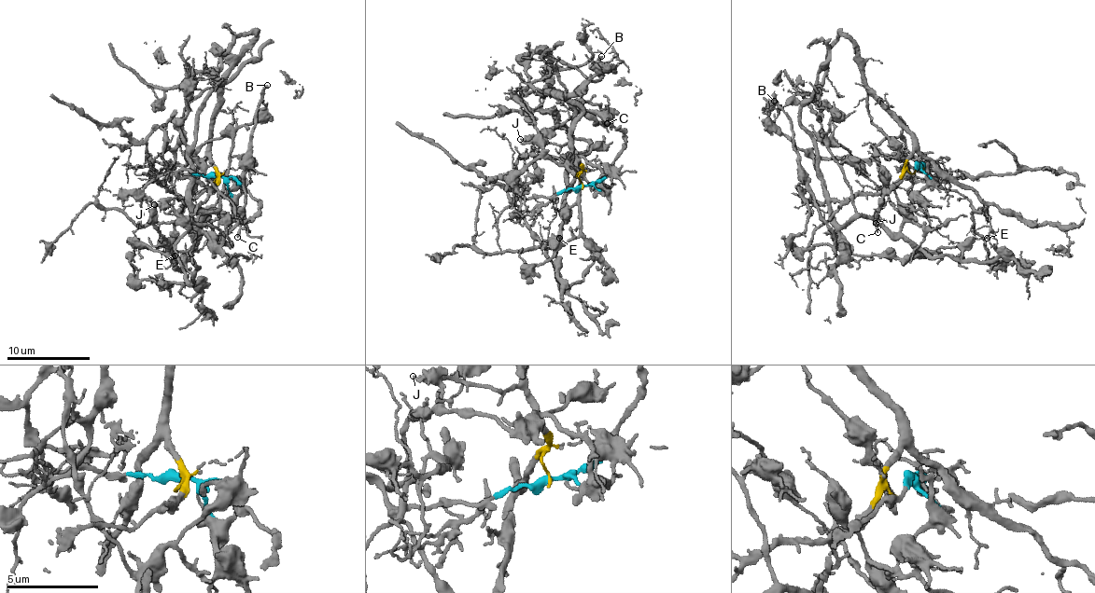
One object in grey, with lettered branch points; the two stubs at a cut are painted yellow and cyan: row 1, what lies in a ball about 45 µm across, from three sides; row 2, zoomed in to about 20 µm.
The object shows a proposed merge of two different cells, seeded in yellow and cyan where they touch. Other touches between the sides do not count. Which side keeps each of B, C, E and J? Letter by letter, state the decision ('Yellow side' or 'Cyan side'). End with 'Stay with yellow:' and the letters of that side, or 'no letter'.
B: Yellow side
C: Cyan side
E: Yellow side
J: Yellow side
Stay with yellow: B, E, J

